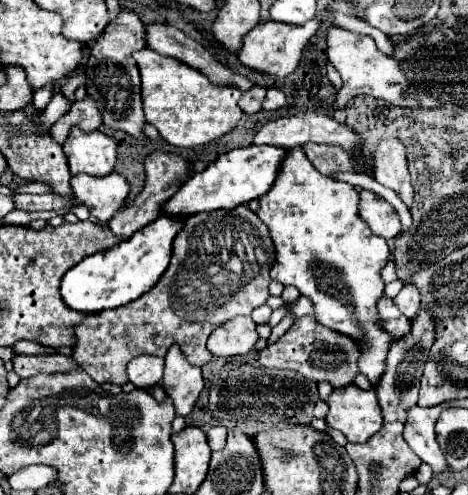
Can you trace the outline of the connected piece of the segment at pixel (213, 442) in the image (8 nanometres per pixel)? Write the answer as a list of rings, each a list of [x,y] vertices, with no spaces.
[[[222,426],[212,428],[208,432],[208,446],[210,446],[210,450],[214,450],[214,452],[216,450],[222,450],[224,444],[226,444],[226,430]]]

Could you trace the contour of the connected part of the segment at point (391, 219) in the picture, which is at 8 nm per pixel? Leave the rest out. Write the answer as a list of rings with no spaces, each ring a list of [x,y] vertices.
[[[362,190],[360,216],[370,230],[382,238],[396,238],[400,234],[398,212],[384,198],[370,190]]]

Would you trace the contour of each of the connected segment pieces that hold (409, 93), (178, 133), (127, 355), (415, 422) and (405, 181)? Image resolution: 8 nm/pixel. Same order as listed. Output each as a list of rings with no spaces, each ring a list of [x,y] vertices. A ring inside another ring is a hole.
[[[334,24],[326,32],[326,54],[328,54],[328,60],[334,64],[334,68],[340,72],[342,82],[344,82],[342,90],[336,96],[336,104],[332,106],[332,112],[338,112],[342,108],[342,104],[346,104],[348,100],[352,100],[352,96],[358,96],[358,94],[382,98],[390,104],[406,106],[406,108],[420,108],[420,106],[436,108],[442,104],[440,100],[432,98],[428,92],[424,92],[424,90],[416,92],[414,88],[410,88],[408,80],[404,78],[404,72],[394,62],[394,58],[382,54],[370,36],[350,32],[350,30]]]
[[[150,48],[134,52],[134,60],[142,76],[146,122],[154,124],[168,144],[180,148],[194,148],[218,140],[238,124],[242,116],[242,110],[238,106],[242,92],[236,86],[214,84],[200,70],[182,64],[180,60],[160,56]]]
[[[238,206],[232,210],[212,210],[212,212],[198,212],[186,218],[184,228],[174,238],[172,246],[172,260],[166,272],[162,274],[160,282],[132,304],[96,312],[86,316],[76,326],[78,344],[74,348],[74,360],[90,374],[96,382],[112,382],[112,384],[126,384],[126,364],[132,356],[140,352],[164,356],[166,350],[178,342],[182,352],[188,360],[196,366],[204,366],[212,360],[212,354],[206,350],[206,338],[214,330],[214,326],[224,324],[234,316],[250,316],[250,312],[268,300],[268,284],[270,284],[270,270],[276,262],[276,250],[272,248],[272,238],[268,226],[246,206]]]
[[[446,404],[434,408],[414,406],[408,410],[408,422],[404,428],[404,440],[420,456],[422,462],[432,466],[434,474],[448,472],[448,462],[444,460],[444,454],[440,452],[434,436],[434,424],[444,408]]]
[[[382,140],[374,152],[376,156],[376,168],[374,178],[398,192],[400,200],[410,208],[412,206],[412,186],[410,186],[410,174],[406,166],[406,152],[404,146],[398,140]]]

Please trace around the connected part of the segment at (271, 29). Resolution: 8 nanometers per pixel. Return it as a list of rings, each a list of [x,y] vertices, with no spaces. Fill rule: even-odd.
[[[312,18],[308,20],[304,26],[294,26],[294,24],[280,24],[280,22],[258,22],[256,28],[252,28],[246,36],[244,36],[244,44],[238,52],[238,60],[254,70],[262,70],[266,74],[272,76],[286,76],[290,72],[296,70],[300,58],[302,58],[302,50],[308,46],[310,38],[316,34],[316,30],[320,28],[322,18]]]

